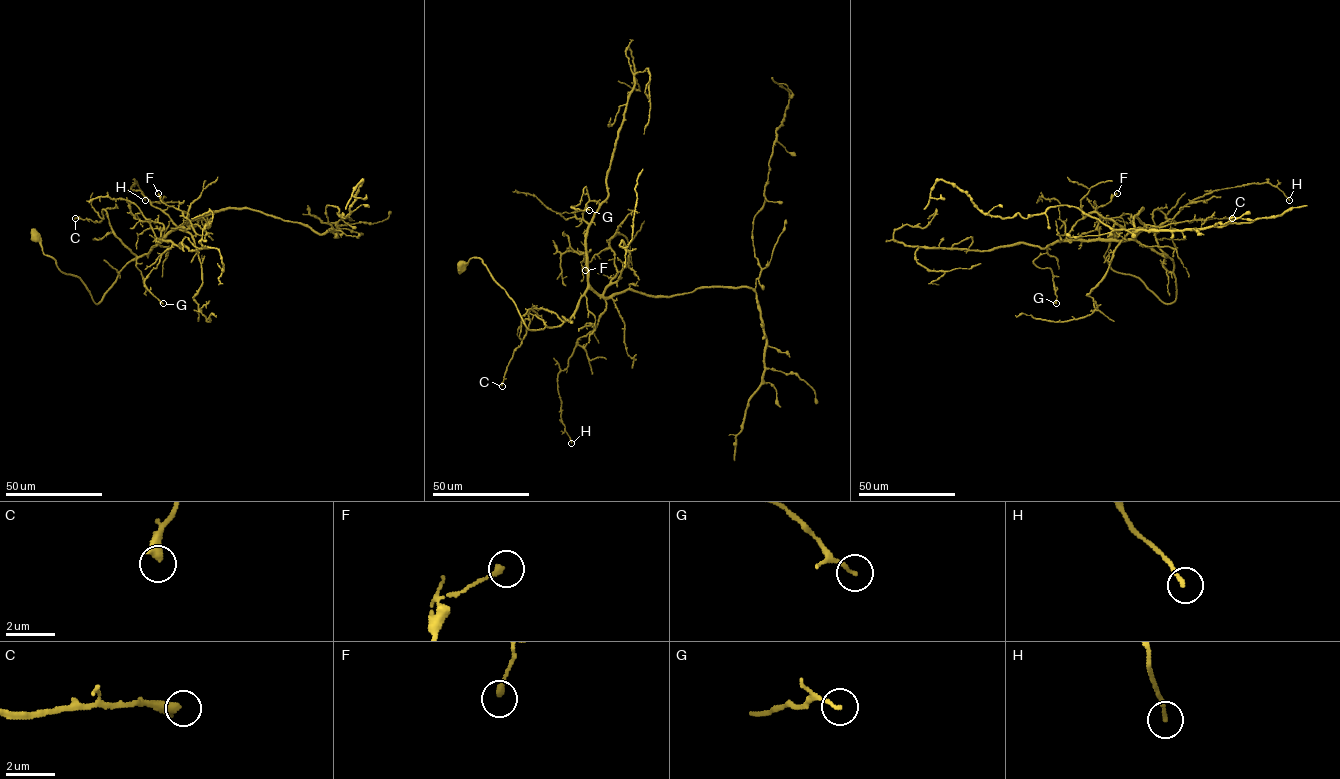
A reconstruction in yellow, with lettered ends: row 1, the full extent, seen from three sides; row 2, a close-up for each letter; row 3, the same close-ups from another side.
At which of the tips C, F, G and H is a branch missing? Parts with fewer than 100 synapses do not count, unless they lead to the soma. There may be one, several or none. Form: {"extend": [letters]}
{"extend": []}

